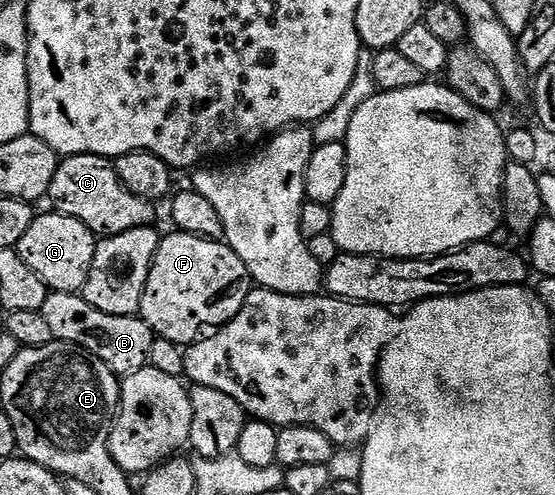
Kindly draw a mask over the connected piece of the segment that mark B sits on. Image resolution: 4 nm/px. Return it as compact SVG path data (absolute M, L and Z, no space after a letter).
M55 291L49 294L41 307L43 317L51 329L54 340L74 343L90 355L103 361L118 377L133 375L149 362L151 345L155 338L153 330L137 315L112 315L95 309L81 293Z

